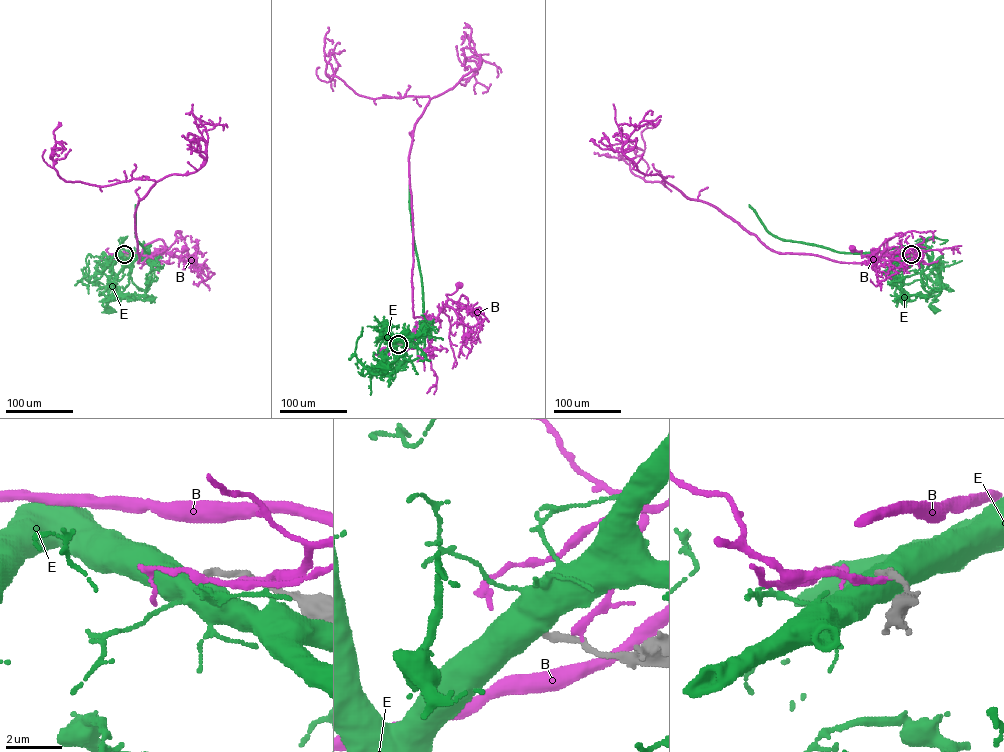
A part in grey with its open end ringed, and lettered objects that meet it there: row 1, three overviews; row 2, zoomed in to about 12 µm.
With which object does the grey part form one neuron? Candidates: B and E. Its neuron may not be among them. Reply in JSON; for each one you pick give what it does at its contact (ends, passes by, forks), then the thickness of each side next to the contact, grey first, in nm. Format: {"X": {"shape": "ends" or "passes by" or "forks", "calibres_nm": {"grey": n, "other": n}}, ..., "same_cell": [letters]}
{"same_cell": []}

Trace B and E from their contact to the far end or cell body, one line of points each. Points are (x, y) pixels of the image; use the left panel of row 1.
B: (125, 254), (149, 256), (164, 251), (174, 256), (175, 251), (185, 248)
E: (124, 254), (120, 245), (125, 252), (126, 262), (104, 300), (110, 309)

